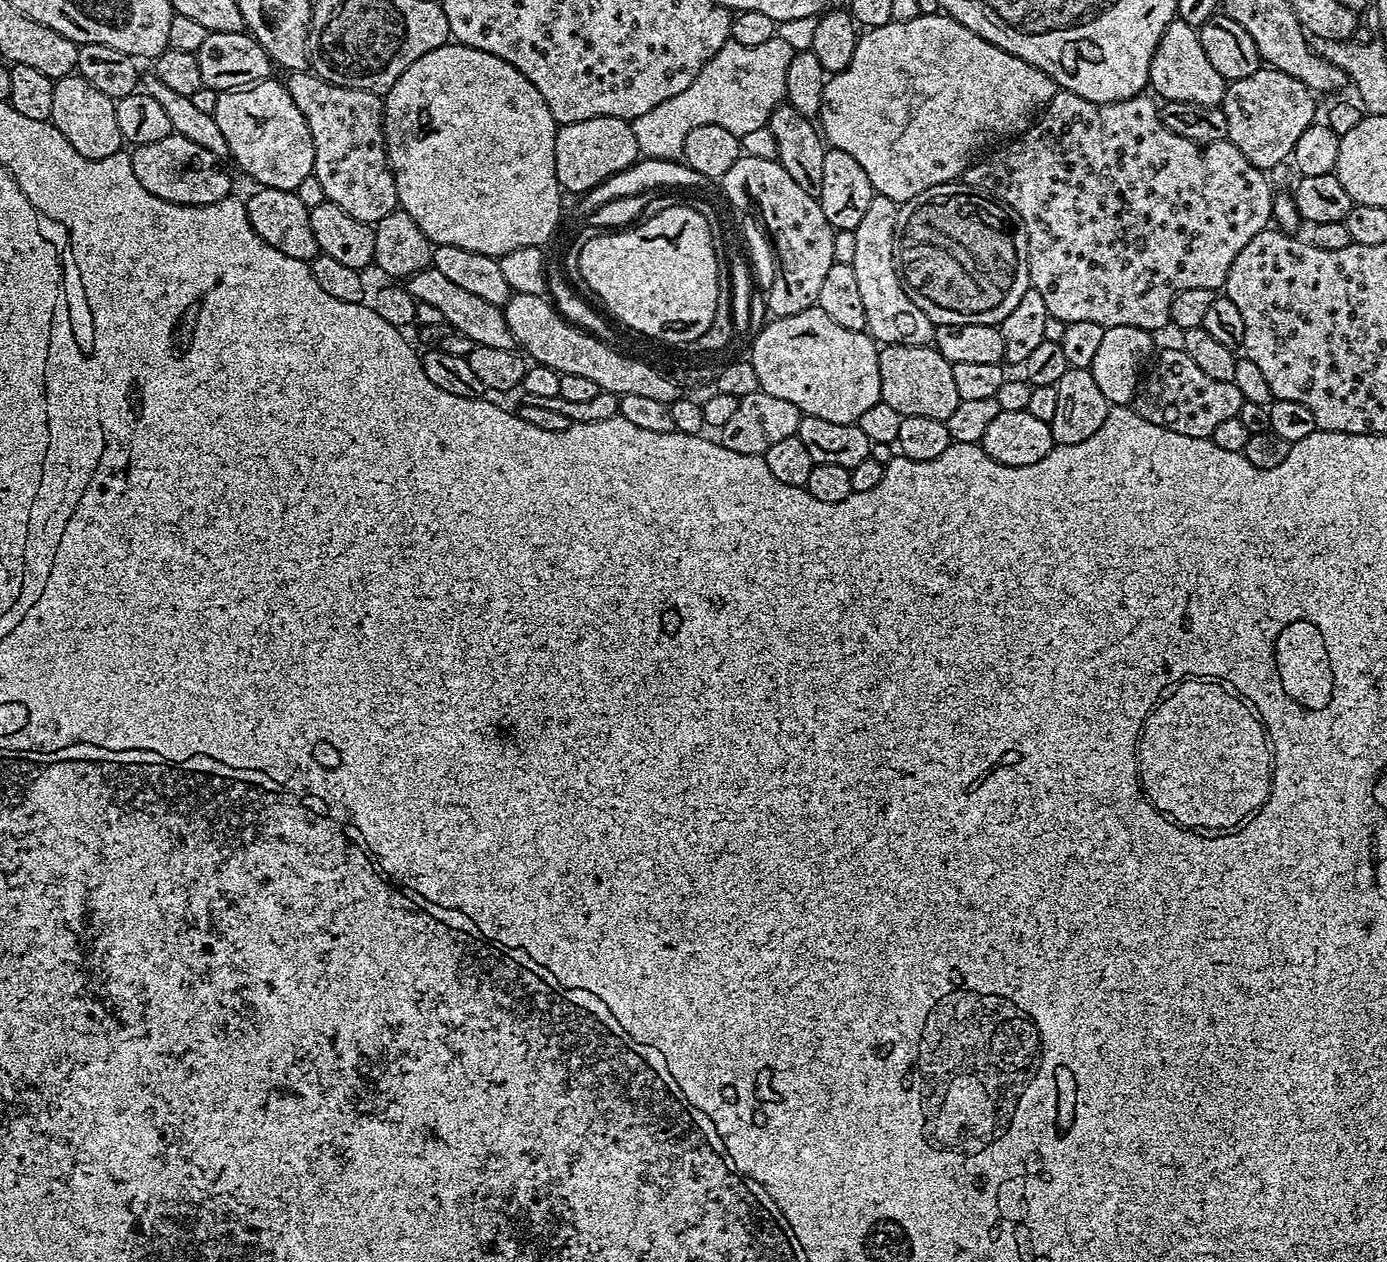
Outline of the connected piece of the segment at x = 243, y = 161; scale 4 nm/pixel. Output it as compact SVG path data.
M276 78L259 80L249 88L221 92L214 113L222 138L226 138L228 156L257 185L291 192L302 178L313 175L314 142L302 110L294 106L287 87Z

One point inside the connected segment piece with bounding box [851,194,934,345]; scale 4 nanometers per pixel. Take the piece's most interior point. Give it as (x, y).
(892, 319)

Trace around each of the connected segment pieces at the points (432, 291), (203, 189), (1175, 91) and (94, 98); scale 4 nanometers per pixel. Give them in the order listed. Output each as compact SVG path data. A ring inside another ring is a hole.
M430 266L422 269L418 274L408 277L406 287L417 302L442 310L442 318L452 327L453 332L460 332L477 345L490 346L497 350L510 350L514 347L510 326L506 326L504 309L495 308L490 302L462 290L454 282L448 281L439 270Z
M175 134L161 138L158 142L138 144L131 149L132 173L150 194L166 202L185 204L186 206L206 206L218 202L233 191L232 180L223 168L221 157L210 154L210 150L190 142Z
M1178 18L1172 20L1170 26L1166 26L1154 50L1148 82L1151 91L1164 102L1194 102L1198 106L1220 106L1224 103L1226 81L1222 74L1218 74L1218 70L1214 70L1210 58L1206 58L1199 31Z
M79 74L64 76L56 81L51 121L58 134L62 134L62 138L66 138L66 142L82 154L82 158L110 158L110 154L121 151L126 144L122 130L118 130L116 101L102 94L102 90L90 86L90 82Z

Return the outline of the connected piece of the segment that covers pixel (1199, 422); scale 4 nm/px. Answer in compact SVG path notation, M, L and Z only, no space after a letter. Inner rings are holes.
M1183 347L1168 348L1159 356L1160 353L1147 369L1134 401L1136 413L1146 418L1146 422L1154 422L1154 426L1162 426L1190 438L1206 440L1212 437L1221 422L1226 422L1226 418L1239 416L1244 399L1238 386L1206 378L1204 371L1185 354Z

